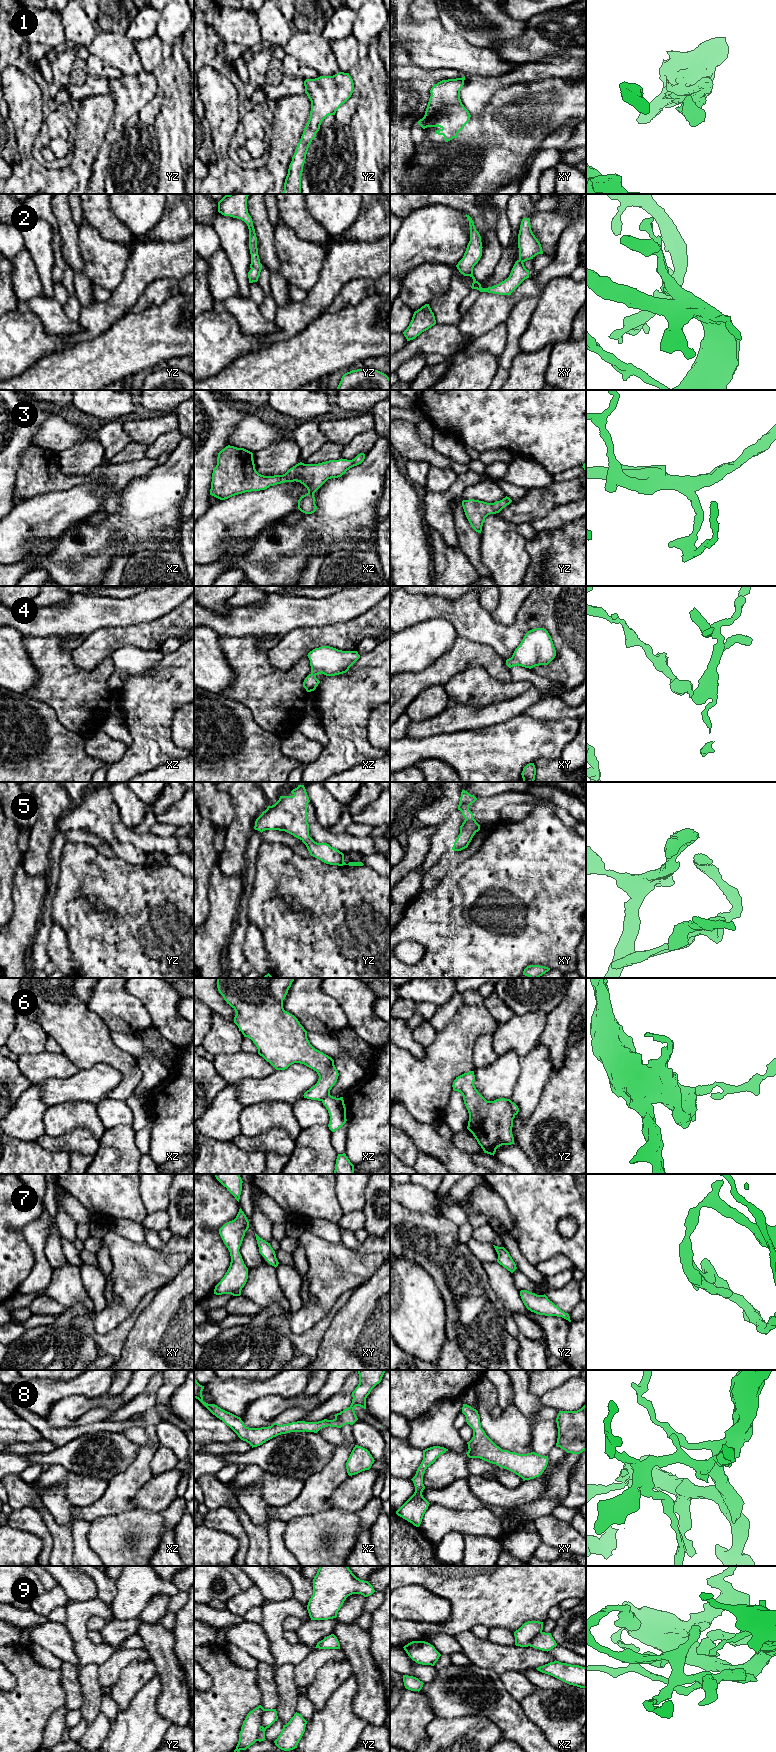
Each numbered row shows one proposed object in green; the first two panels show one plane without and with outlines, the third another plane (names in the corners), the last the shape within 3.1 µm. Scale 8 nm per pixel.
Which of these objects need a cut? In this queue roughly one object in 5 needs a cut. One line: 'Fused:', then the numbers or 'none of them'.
Fused: 6, 9

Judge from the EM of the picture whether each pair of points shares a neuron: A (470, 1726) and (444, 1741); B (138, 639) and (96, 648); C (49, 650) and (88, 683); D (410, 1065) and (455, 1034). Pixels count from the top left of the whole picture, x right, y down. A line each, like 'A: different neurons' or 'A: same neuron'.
A: same neuron
B: same neuron
C: same neuron
D: same neuron

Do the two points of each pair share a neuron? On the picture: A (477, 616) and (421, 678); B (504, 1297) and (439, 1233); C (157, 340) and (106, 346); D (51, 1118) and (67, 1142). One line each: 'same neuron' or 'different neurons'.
A: different neurons
B: different neurons
C: same neuron
D: different neurons

